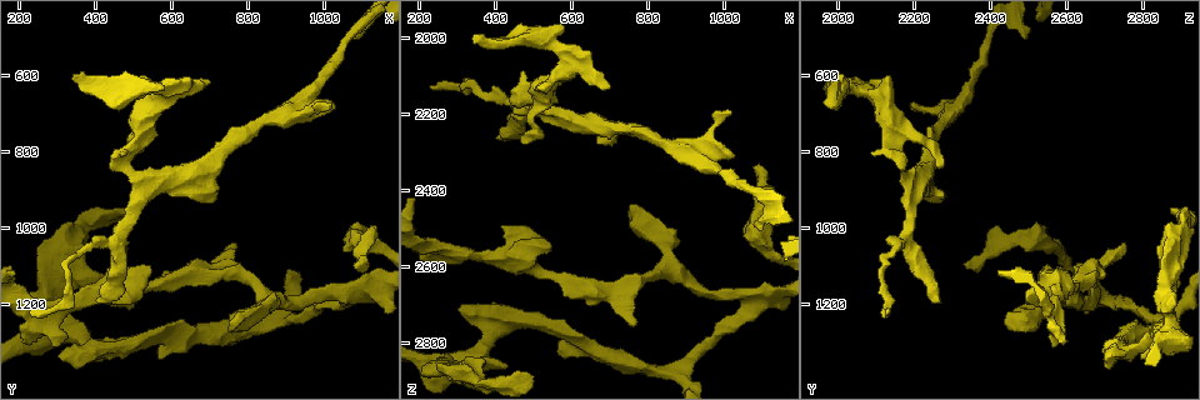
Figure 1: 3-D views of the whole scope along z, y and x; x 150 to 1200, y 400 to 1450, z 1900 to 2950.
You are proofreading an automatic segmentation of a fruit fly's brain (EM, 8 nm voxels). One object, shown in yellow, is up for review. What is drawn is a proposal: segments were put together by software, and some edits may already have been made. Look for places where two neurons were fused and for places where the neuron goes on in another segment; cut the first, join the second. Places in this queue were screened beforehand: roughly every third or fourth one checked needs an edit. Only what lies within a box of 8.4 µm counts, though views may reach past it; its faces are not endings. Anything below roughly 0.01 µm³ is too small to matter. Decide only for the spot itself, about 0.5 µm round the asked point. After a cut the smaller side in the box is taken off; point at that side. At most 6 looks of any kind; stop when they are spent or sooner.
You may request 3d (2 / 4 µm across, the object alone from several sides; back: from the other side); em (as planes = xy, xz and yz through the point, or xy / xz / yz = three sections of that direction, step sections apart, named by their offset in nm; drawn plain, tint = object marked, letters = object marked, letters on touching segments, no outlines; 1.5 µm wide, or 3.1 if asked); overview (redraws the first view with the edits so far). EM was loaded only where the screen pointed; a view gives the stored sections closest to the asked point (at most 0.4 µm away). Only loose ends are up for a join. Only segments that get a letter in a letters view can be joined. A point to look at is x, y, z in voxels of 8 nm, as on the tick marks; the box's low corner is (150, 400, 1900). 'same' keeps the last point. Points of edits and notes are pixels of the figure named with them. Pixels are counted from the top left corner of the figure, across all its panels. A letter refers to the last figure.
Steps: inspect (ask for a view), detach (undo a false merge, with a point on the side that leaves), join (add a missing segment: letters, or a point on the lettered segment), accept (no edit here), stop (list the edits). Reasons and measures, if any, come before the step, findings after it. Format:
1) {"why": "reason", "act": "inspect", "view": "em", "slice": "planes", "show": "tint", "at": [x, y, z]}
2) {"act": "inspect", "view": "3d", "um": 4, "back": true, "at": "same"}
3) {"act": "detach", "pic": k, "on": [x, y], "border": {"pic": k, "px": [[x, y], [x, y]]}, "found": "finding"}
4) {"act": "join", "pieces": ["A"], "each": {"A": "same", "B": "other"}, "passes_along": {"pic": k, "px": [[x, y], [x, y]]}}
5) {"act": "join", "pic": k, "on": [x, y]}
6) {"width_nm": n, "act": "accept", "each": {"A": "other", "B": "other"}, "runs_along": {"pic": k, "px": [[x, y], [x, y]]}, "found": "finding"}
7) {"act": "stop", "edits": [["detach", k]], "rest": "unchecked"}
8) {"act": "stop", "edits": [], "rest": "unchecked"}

{"act": "inspect", "view": "3d", "um": 4, "at": [1080, 1095, 2345]}

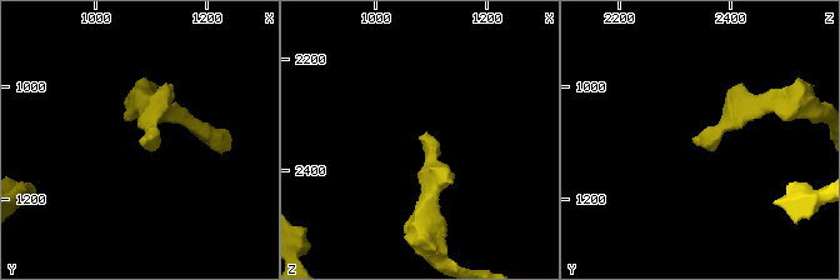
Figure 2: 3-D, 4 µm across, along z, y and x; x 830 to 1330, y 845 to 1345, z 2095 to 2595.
{"why": "now the EM", "act": "inspect", "view": "em", "slice": "planes", "show": "letters", "at": [1080, 1100, 2345]}

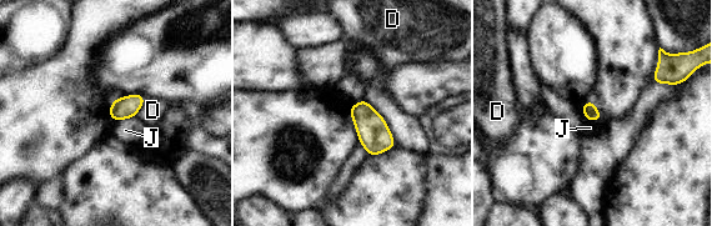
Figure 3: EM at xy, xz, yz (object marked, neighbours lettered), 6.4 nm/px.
{"act": "accept", "each": {"D": "other", "J": "other"}, "border": {"pic": 3, "px": [[135, 116], [113, 121]]}, "found": "no lettered segment goes on from it"}

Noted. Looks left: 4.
{"why": "stops while still wide", "act": "inspect", "view": "3d", "um": 4, "at": [710, 925, 2270]}

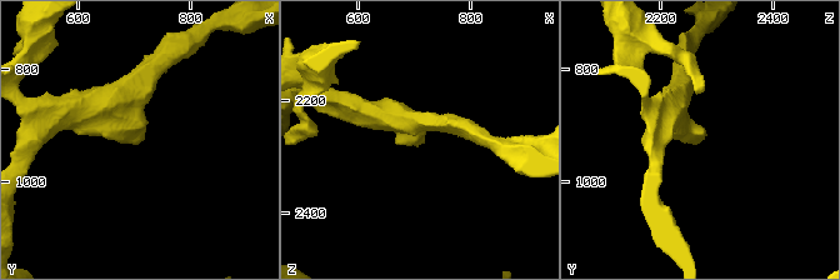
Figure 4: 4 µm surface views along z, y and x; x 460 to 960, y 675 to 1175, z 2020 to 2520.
{"act": "inspect", "view": "em", "slice": "xy", "step": 8, "show": "letters", "at": [715, 925, 2270]}

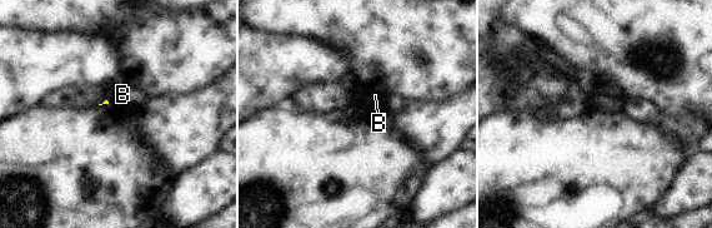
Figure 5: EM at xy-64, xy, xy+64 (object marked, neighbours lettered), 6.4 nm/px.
{"why": "cut it another way", "act": "inspect", "view": "em", "slice": "xz", "step": 8, "show": "letters", "at": "same"}

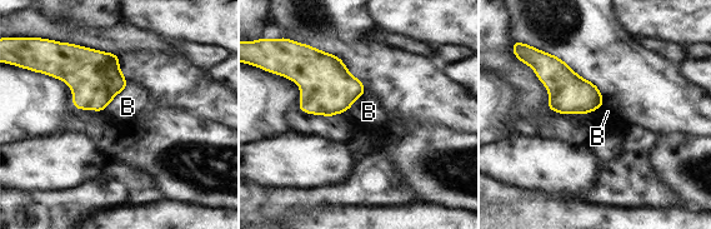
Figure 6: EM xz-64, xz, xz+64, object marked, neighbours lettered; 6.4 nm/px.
{"act": "accept", "each": {"B": "other"}, "border": {"pic": 6, "px": [[129, 81], [103, 111]]}, "found": "no lettered segment goes on from it"}

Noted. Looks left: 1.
{"act": "stop", "edits": [], "rest": "unchecked"}

